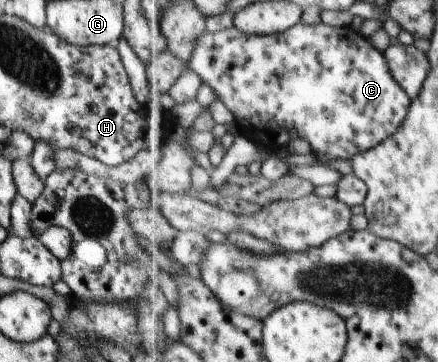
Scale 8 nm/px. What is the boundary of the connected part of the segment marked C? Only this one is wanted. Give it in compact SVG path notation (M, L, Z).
M303 23L296 25L293 29L282 34L272 36L258 36L243 33L239 28L224 29L215 33L204 33L195 46L193 57L189 63L190 68L196 71L205 84L210 85L220 99L235 115L237 123L242 123L250 129L254 129L256 133L262 131L264 137L268 137L268 131L273 131L274 138L277 135L283 135L283 141L288 137L298 137L307 140L313 147L314 153L318 154L319 162L327 164L332 160L350 160L355 156L365 152L370 152L372 149L378 148L384 141L399 133L402 125L409 118L411 109L413 108L413 99L404 90L401 83L397 81L393 75L389 59L380 49L377 49L369 39L364 37L360 31L350 25L349 27L332 27L322 23L318 26L305 25Z

